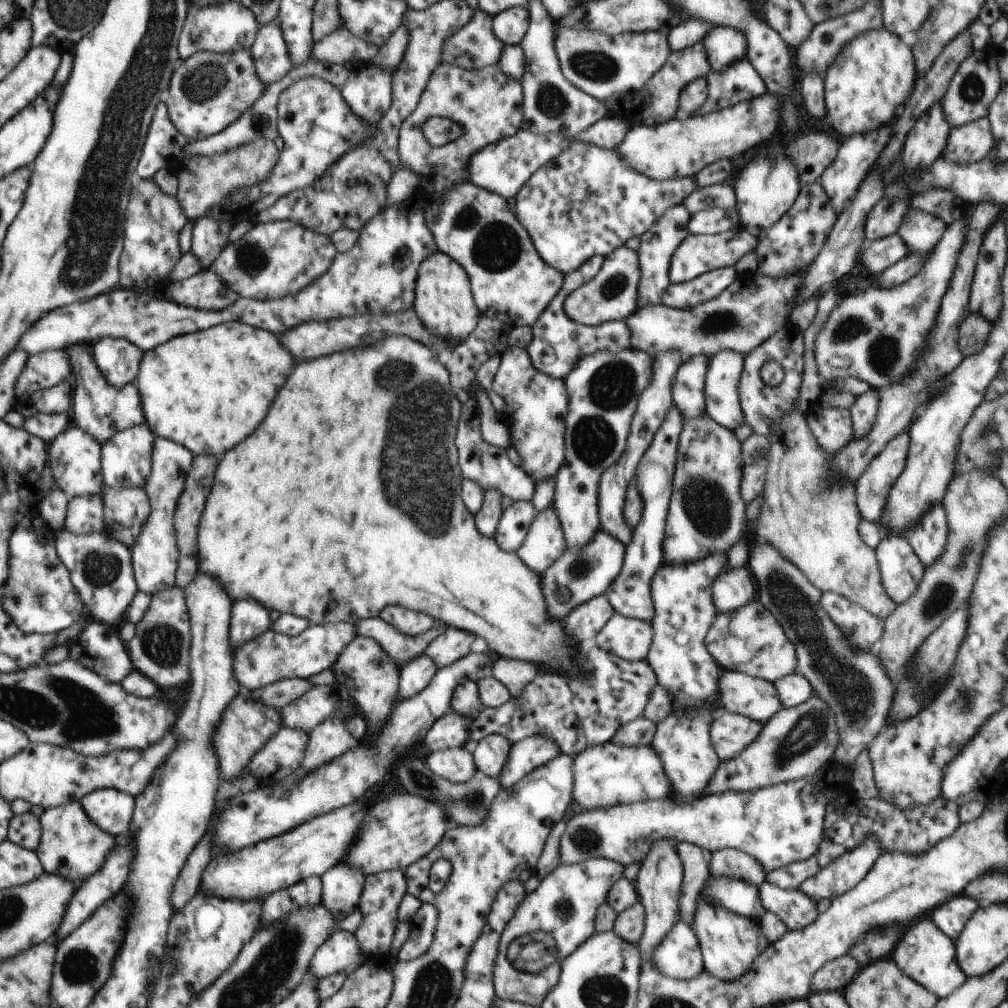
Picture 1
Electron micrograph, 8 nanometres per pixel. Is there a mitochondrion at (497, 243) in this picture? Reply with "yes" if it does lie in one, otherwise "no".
yes

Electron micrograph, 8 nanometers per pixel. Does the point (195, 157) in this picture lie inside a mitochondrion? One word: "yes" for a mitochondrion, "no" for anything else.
no

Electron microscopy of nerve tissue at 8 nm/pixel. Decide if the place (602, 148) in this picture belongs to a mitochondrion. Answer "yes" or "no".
no

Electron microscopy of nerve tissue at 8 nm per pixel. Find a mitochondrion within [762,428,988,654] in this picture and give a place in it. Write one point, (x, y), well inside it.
(944, 593)

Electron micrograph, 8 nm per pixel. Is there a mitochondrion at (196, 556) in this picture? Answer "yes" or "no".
no

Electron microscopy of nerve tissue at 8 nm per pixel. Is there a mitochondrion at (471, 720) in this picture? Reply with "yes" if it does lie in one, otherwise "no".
no

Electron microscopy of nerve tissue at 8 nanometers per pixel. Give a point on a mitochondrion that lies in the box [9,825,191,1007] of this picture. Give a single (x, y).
(80, 969)

